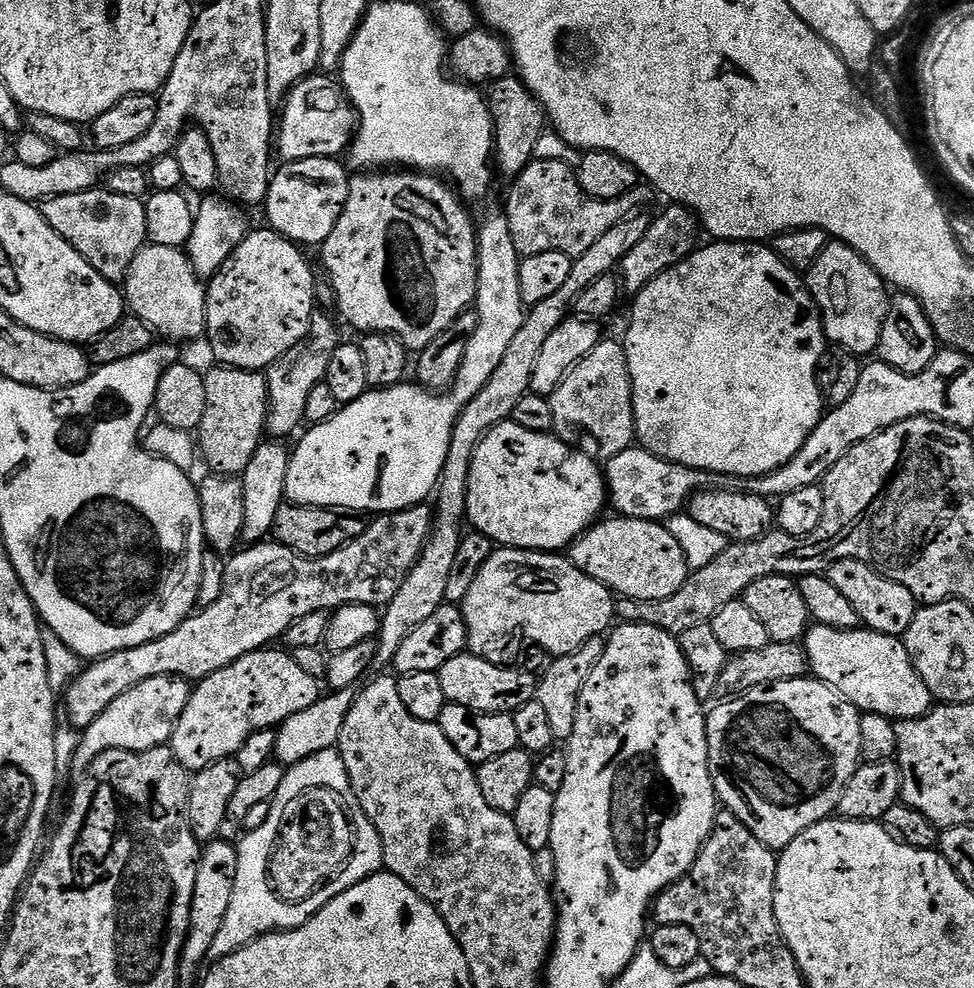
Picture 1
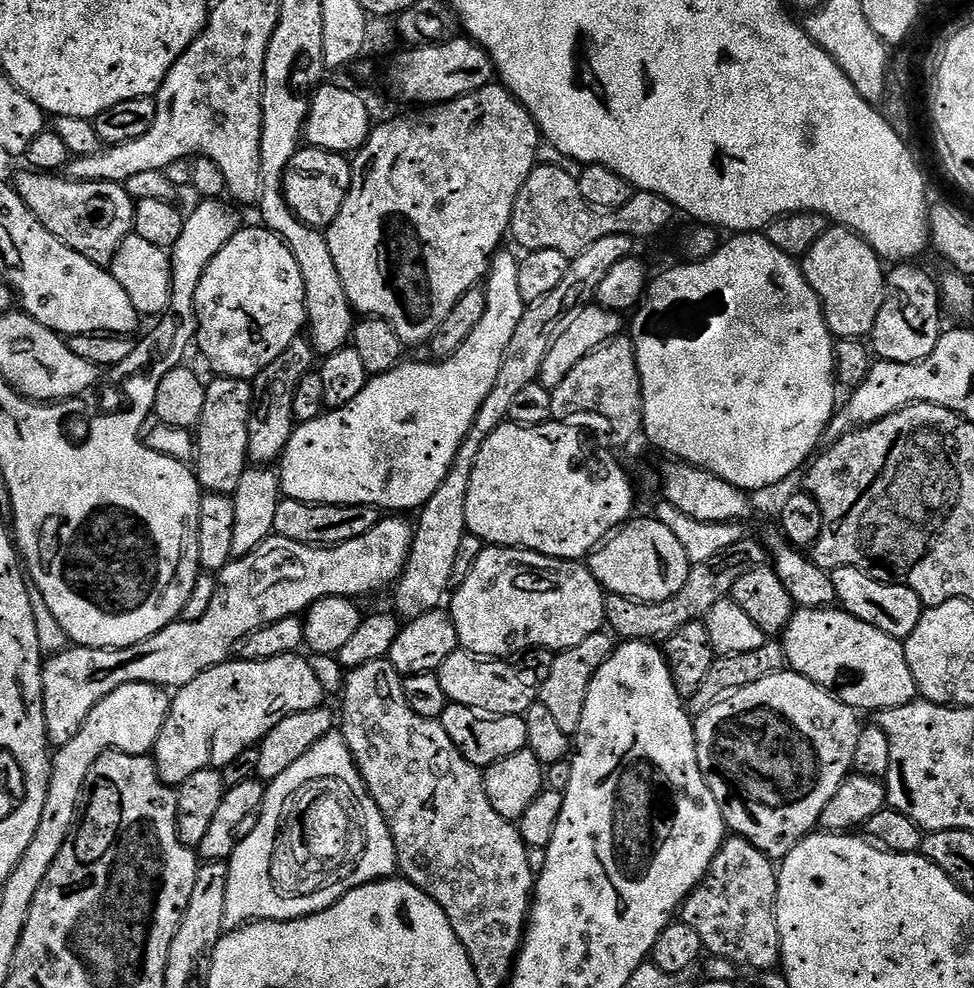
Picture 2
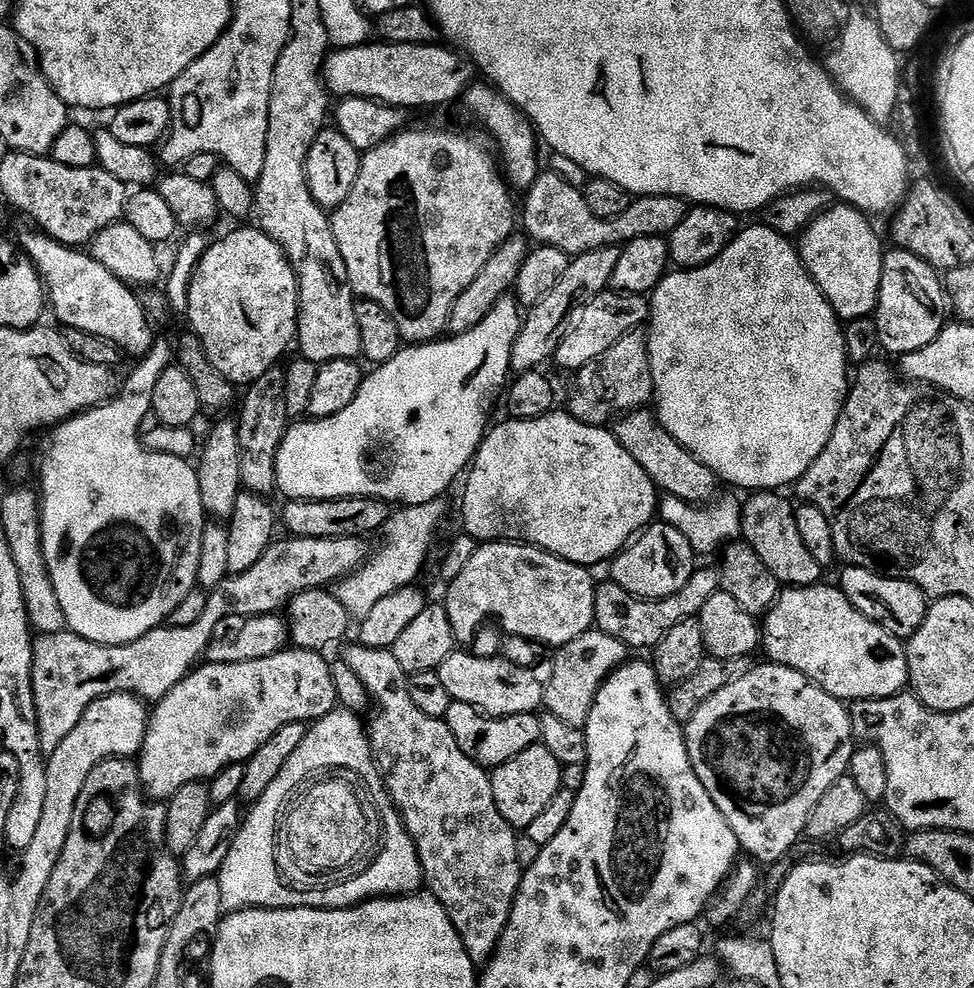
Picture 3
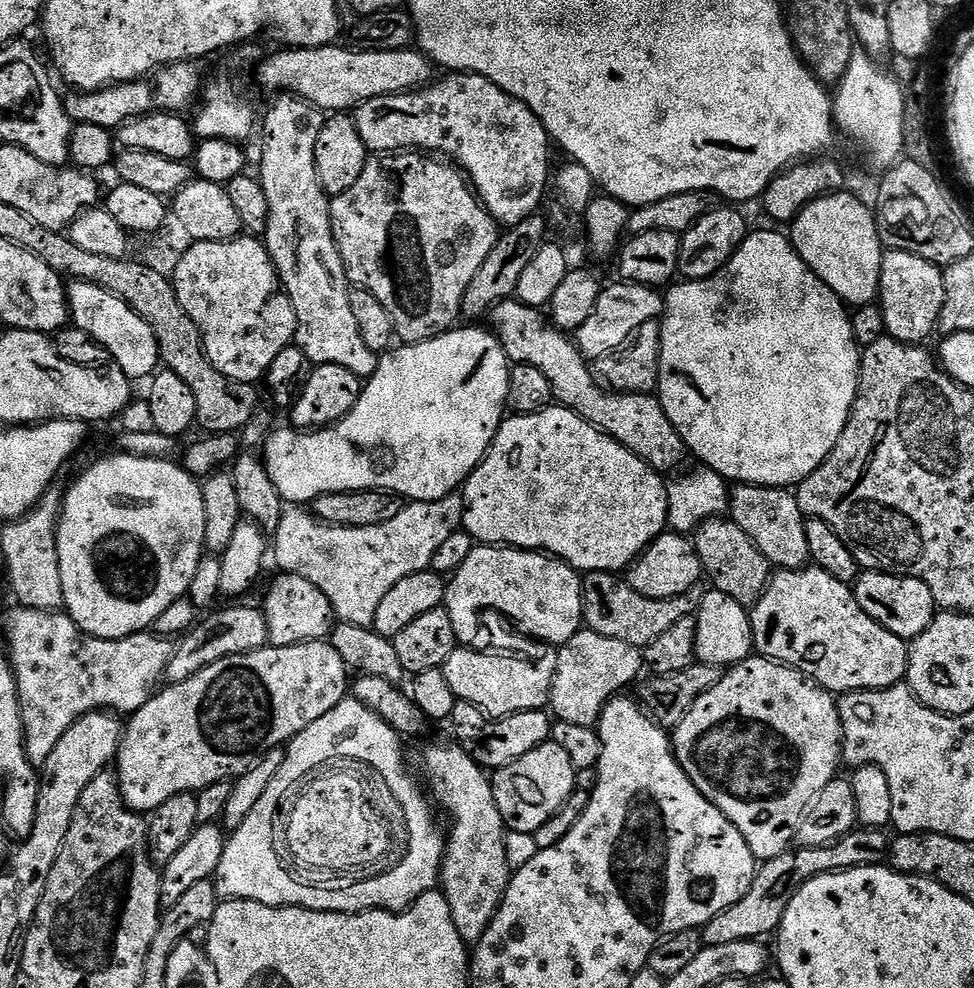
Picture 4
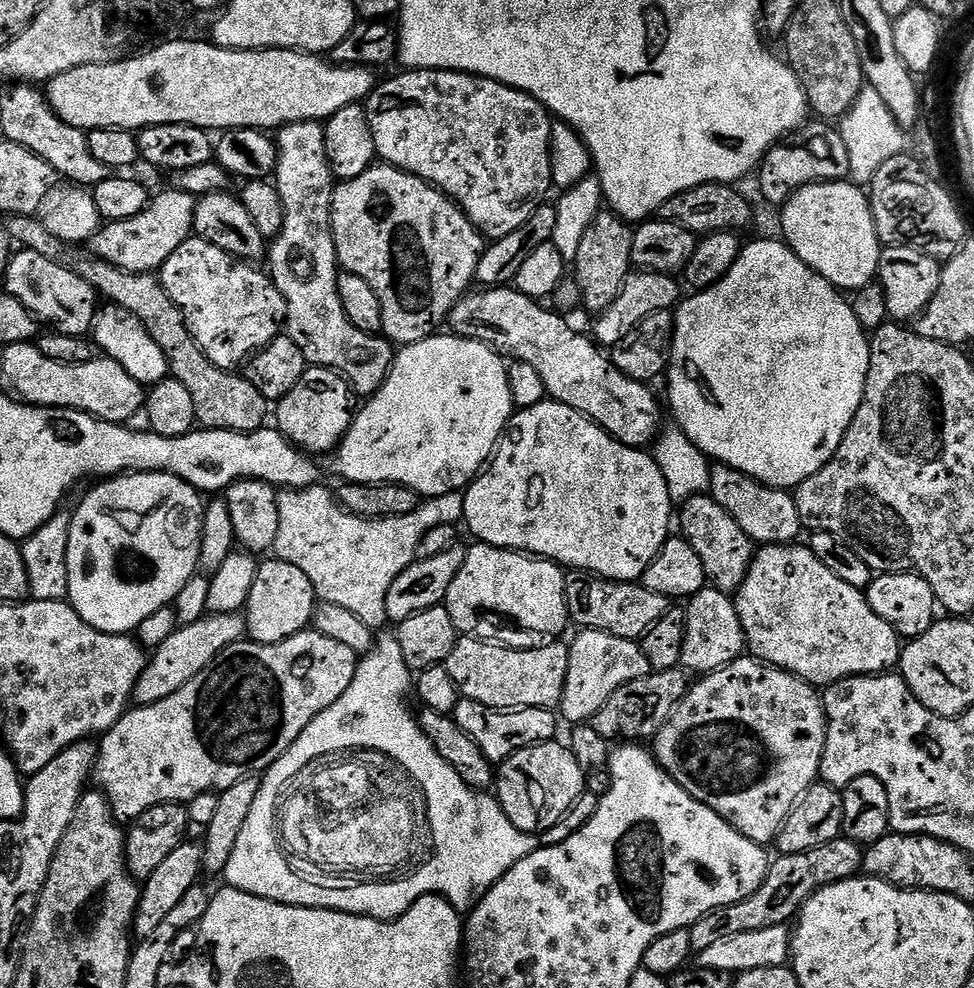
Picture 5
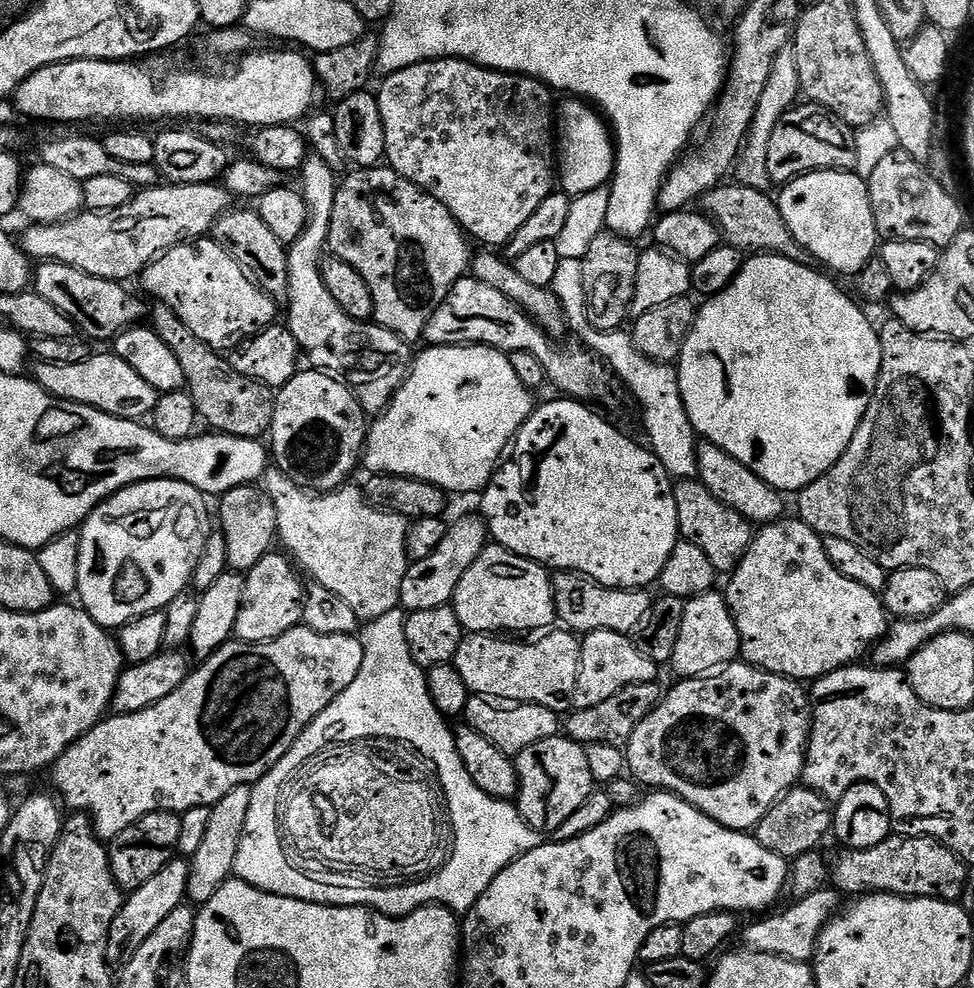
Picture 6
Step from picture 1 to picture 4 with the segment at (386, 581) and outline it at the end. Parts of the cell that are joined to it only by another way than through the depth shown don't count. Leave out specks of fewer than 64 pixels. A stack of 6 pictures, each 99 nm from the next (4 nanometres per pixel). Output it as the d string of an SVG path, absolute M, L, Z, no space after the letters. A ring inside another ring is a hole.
M14 608L8 616L6 650L16 675L26 751L33 769L43 768L58 738L88 712L137 712L161 687L174 651L171 639L145 630L124 640L103 640L83 632L63 611Z

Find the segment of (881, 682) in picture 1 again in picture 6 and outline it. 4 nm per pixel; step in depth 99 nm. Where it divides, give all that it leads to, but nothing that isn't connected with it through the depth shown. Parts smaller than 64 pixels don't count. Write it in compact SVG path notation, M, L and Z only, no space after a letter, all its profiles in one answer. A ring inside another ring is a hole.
M781 518L765 524L752 537L752 545L740 565L727 577L728 609L738 626L743 663L797 682L815 682L839 668L855 665L860 655L880 643L890 627L888 609L877 593L850 582L838 570L824 549L825 537L798 518Z

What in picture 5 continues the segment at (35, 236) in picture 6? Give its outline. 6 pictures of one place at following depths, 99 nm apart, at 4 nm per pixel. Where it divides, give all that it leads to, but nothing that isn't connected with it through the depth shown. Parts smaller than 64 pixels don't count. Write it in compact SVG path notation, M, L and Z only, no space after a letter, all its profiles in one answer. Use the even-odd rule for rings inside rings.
M175 190L164 192L161 196L153 195L142 214L105 223L99 232L93 234L90 251L92 255L127 272L155 273L164 265L166 258L170 258L170 254L174 254L174 250L178 250L178 246L193 235L196 201L197 197Z

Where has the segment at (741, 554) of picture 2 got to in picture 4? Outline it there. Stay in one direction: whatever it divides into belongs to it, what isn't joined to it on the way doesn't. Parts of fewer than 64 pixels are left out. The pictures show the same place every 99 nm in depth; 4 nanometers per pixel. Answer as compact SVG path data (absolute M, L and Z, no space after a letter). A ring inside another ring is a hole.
M589 572L583 577L582 583L584 586L584 593L582 594L584 624L591 631L606 634L606 638L618 638L618 642L630 642L630 646L641 650L650 642L654 642L654 638L660 637L669 626L674 626L681 618L693 615L705 594L705 589L697 586L686 590L686 594L674 598L662 598L661 600L646 598L646 594L638 594L638 590L634 590L628 585L627 579L610 572Z

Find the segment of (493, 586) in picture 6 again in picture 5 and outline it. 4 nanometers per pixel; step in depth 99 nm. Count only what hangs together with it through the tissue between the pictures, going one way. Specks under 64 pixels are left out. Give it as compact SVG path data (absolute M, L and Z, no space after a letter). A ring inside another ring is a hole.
M479 542L473 543L473 548L470 547L464 553L464 561L462 562L462 570L458 570L457 576L454 577L454 582L450 582L450 590L446 594L444 599L444 607L448 609L450 618L454 618L454 626L456 627L457 633L460 634L472 634L477 630L476 628L476 615L479 612L497 612L500 616L509 616L514 623L520 628L525 628L528 632L537 632L538 635L544 636L540 638L556 638L560 631L564 627L569 627L570 617L568 615L568 603L566 602L566 586L568 581L566 579L566 572L561 565L556 564L552 560L546 560L543 558L533 558L523 552L514 552L506 548L495 548L489 544L482 544Z

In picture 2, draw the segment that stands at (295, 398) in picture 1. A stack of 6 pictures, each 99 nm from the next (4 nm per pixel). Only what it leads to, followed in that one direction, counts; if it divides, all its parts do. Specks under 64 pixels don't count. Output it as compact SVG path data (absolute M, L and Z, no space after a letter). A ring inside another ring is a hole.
M301 338L290 342L266 370L259 372L254 381L252 417L248 423L248 459L256 466L272 466L283 457L296 424L294 418L294 394L306 373L318 364L318 353L311 339Z

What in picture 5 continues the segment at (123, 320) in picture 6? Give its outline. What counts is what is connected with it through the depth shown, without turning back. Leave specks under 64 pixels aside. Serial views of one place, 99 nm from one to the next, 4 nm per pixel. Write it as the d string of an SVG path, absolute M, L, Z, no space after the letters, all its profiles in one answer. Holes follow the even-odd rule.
M20 250L8 261L8 269L2 278L3 291L8 292L37 321L44 320L49 329L70 334L71 336L88 336L92 331L92 324L96 320L98 311L98 293L90 282L82 282L74 270L62 266L58 262L50 262L50 258L42 258L42 254Z

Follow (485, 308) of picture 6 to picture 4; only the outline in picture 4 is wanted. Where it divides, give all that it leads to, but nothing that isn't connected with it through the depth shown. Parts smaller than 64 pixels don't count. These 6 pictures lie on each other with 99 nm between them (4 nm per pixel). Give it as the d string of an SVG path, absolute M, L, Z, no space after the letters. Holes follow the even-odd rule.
M515 298L503 300L493 306L491 320L491 331L500 339L502 350L508 355L509 361L512 364L529 364L534 366L534 370L542 370L542 374L546 374L550 381L553 397L563 407L577 412L583 420L590 422L607 436L613 436L622 446L626 446L626 450L642 458L657 472L672 474L677 471L675 468L686 457L686 449L678 430L670 426L670 418L666 418L666 410L662 410L655 395L617 391L609 394L598 383L593 369L592 372L588 369L591 368L589 361L578 350L575 339L567 331L549 323L545 313L539 308L521 304Z

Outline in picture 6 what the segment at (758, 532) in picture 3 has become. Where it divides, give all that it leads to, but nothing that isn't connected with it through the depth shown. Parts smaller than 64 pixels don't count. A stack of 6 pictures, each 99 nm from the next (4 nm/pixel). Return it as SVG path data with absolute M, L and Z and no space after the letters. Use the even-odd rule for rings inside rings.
M707 442L697 443L696 454L698 456L696 476L700 484L706 486L706 490L710 490L710 494L714 494L714 498L718 498L718 502L722 502L722 506L730 506L730 510L742 514L742 518L746 518L753 526L773 524L775 520L779 520L785 515L785 493L762 482L762 478L758 478L758 474L746 470L746 466L742 466L742 462L738 462L738 458L730 458L730 454L726 454L726 450Z

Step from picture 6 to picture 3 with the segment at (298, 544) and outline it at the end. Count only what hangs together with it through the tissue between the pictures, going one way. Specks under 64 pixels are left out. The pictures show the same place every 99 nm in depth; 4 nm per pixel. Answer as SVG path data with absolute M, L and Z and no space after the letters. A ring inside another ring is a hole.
M443 499L431 500L425 504L409 504L393 511L382 529L384 541L370 559L361 564L351 576L344 577L335 585L334 595L342 606L346 606L349 617L363 618L374 610L377 602L382 602L389 594L403 588L413 587L416 578L428 560L428 551L432 548L432 539L440 528L448 508Z

